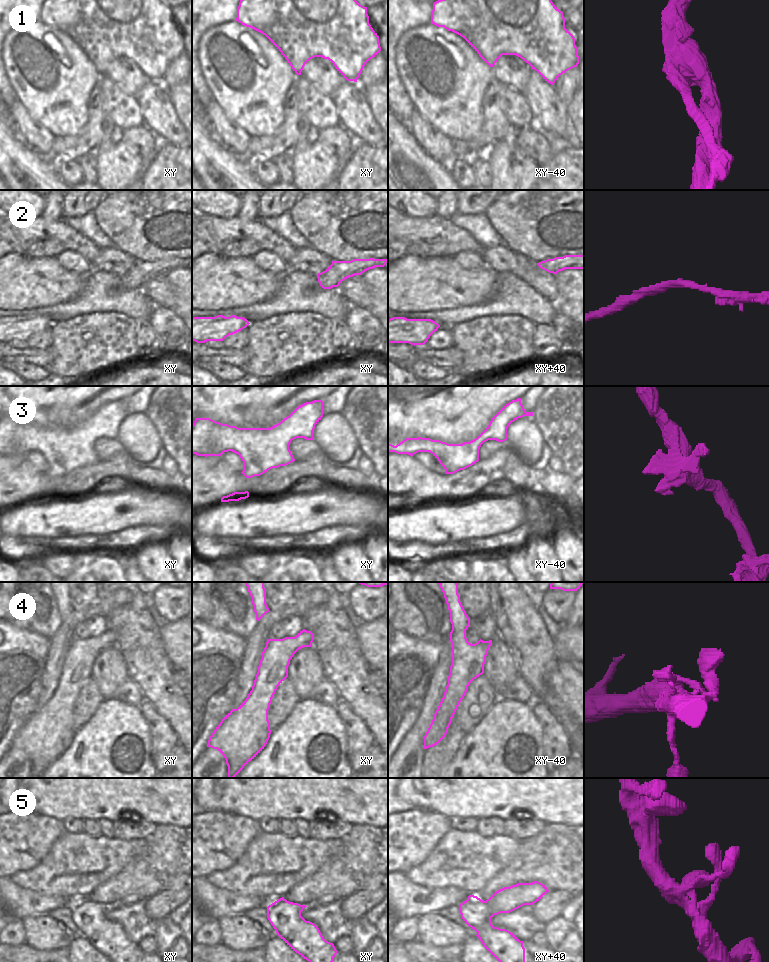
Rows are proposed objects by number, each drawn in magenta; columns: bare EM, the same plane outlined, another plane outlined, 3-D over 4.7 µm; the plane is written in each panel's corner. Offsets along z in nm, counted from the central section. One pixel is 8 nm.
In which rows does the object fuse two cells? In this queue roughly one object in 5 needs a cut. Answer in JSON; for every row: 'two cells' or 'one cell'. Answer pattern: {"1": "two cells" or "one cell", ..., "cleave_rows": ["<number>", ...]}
{"1": "two cells", "2": "one cell", "3": "one cell", "4": "one cell", "5": "one cell", "cleave_rows": ["1"]}

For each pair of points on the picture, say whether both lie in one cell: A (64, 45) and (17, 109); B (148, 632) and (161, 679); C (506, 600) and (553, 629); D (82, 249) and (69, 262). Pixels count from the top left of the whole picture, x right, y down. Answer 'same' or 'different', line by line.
A: different
B: same
C: different
D: different

